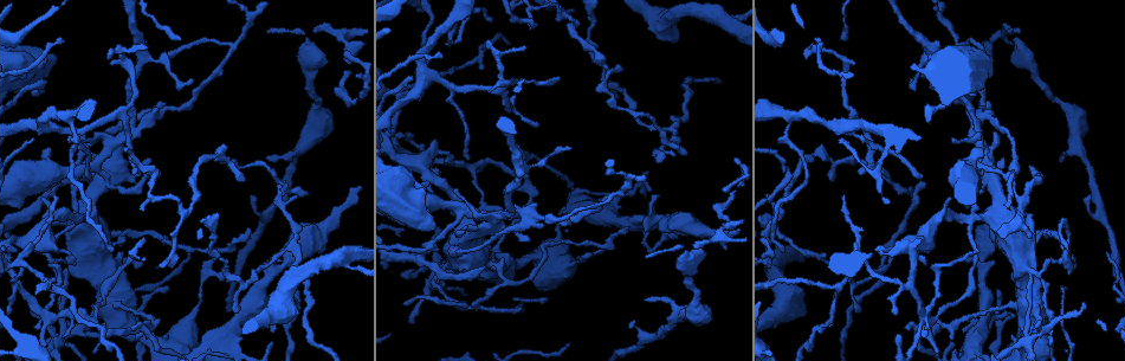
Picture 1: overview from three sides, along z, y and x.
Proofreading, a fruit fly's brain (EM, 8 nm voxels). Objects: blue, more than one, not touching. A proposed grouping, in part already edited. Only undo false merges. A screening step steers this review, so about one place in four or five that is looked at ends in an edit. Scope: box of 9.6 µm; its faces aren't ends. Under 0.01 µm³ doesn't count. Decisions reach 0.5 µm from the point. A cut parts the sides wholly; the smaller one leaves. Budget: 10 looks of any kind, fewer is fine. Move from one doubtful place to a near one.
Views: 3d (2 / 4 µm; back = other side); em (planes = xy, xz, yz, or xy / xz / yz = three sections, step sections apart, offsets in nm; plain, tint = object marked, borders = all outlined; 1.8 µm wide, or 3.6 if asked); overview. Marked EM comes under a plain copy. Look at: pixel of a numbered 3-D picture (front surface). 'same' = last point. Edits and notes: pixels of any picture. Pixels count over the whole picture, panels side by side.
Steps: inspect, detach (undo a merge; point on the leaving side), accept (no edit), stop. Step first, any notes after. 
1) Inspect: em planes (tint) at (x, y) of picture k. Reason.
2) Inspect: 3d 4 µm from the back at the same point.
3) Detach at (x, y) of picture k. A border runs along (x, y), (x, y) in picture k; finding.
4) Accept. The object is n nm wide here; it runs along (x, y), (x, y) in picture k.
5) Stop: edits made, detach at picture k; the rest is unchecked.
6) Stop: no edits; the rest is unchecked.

Inspect: 3d 2 µm at (593, 27) of picture 1. Thin neck.

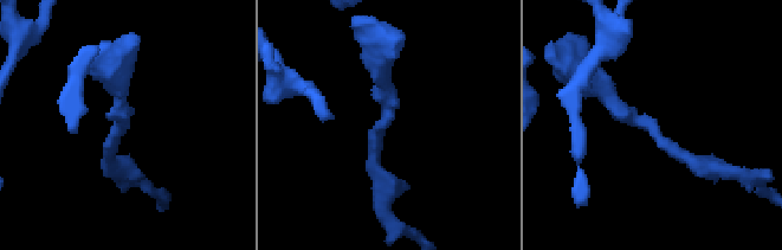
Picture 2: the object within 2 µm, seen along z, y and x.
Inspect: em yz step 8 (tint) at (121, 135) of picture 2. The arms are 160, 260 nm wide; now the EM.

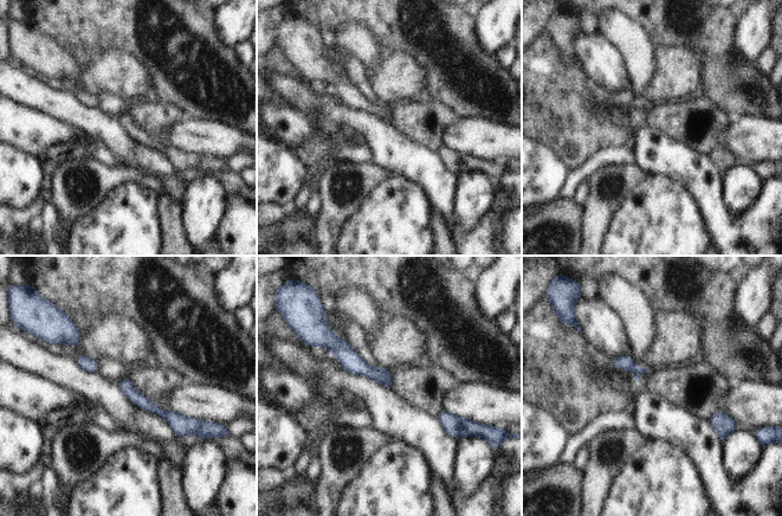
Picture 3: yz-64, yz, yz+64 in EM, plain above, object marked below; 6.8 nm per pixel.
Accept. It runs along (122, 382), (180, 431) in picture 3; all the same neuron.

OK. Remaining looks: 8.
Inspect: em 3.6 µm planes (tint) at (674, 221) of picture 1. Thick turns thin.

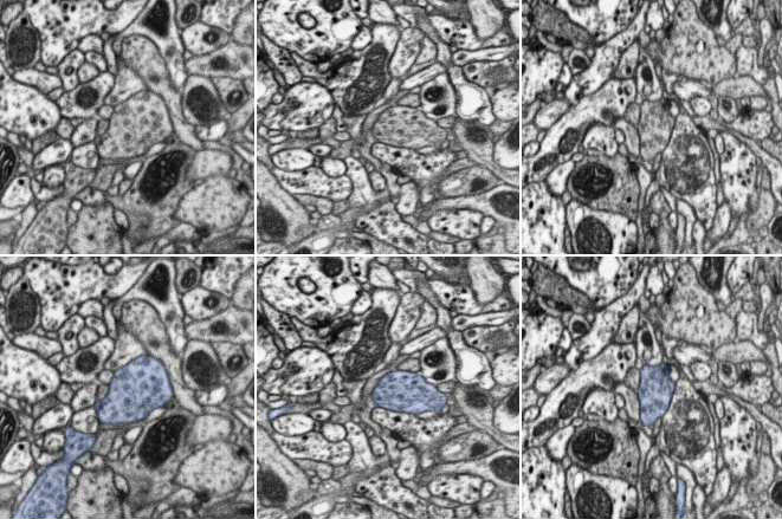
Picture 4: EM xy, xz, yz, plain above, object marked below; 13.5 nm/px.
Accept. One neuron here.

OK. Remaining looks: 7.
Inspect: 3d 4 µm from the back at (936, 329) of picture 1. Arms part here.

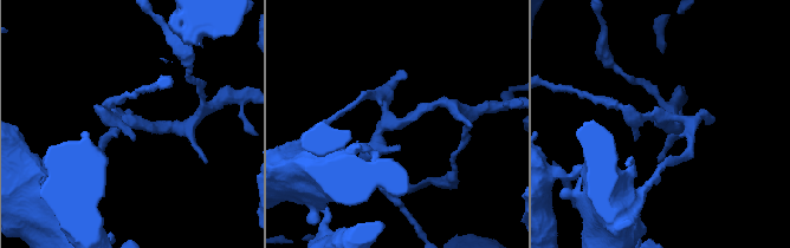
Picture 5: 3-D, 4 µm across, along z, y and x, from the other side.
Inspect: em planes (tint) at (123, 118) of picture 5. Shape alone is not enough.

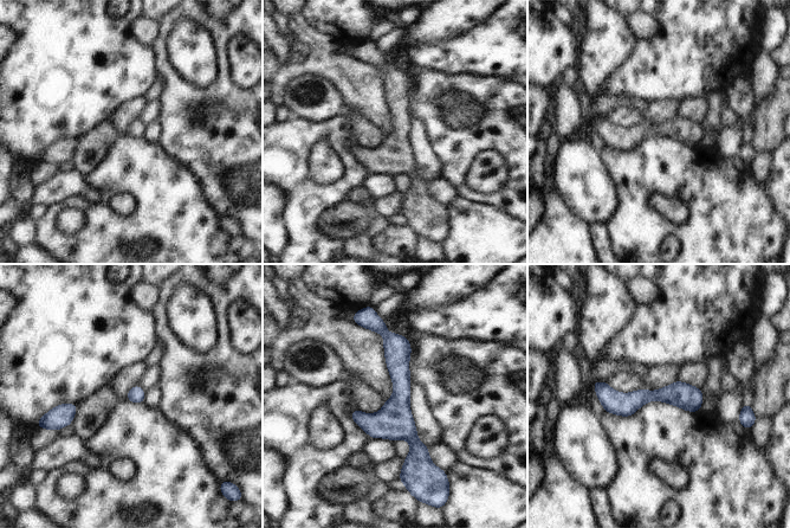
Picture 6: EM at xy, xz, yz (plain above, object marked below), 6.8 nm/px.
Accept. Continuous, no second neuron.

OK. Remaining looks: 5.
Inspect: em yz step 16 (tint) at (42, 315) of picture 1. Three arms meet.

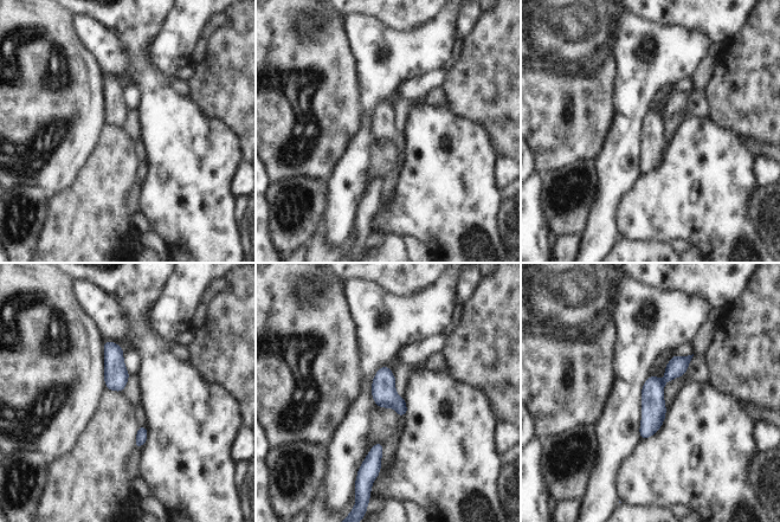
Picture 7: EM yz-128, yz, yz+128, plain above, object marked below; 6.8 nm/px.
Inspect: em planes (tint) at the same point.

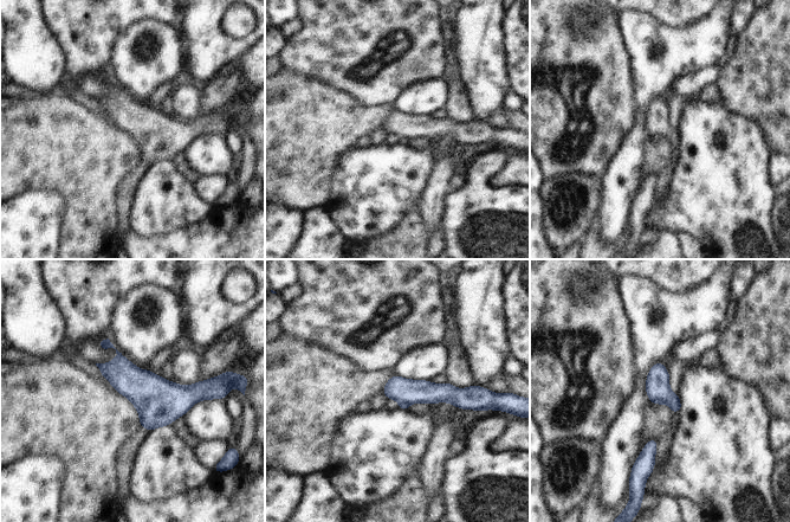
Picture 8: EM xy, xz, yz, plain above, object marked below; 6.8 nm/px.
Detach at (658, 390) of picture 8. The object is 160 nm wide here; a border runs along (673, 394), (667, 404) in picture 8; a second neuron is stuck on.

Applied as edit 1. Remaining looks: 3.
Stop: edits made, detach at picture 8; the rest is unchecked.

